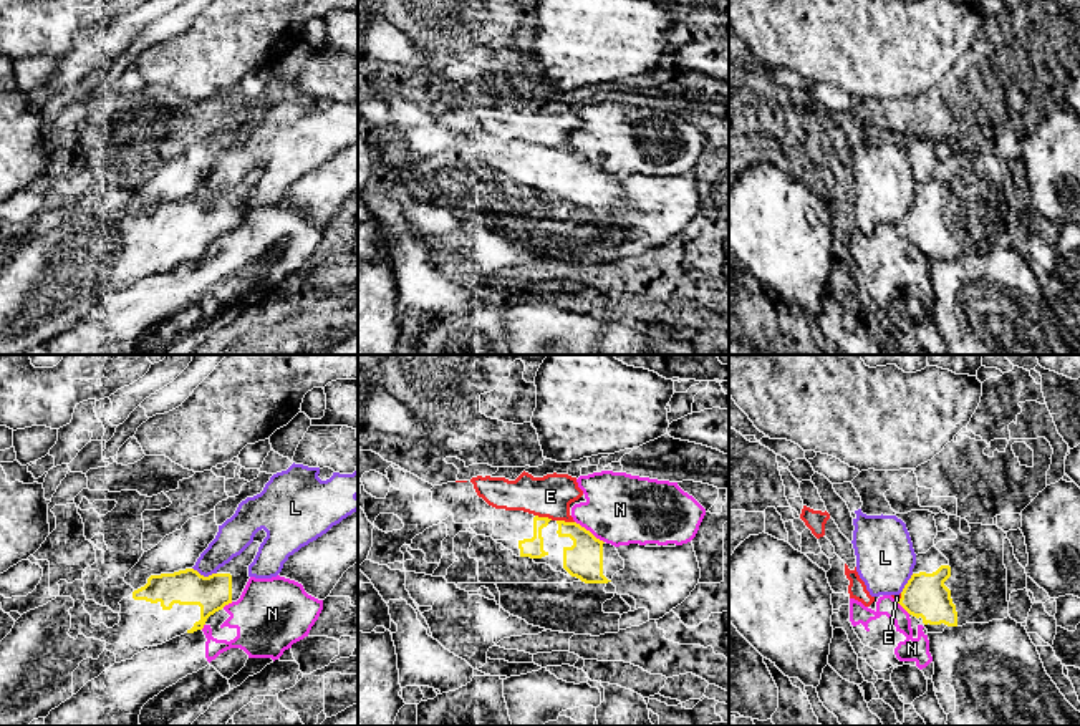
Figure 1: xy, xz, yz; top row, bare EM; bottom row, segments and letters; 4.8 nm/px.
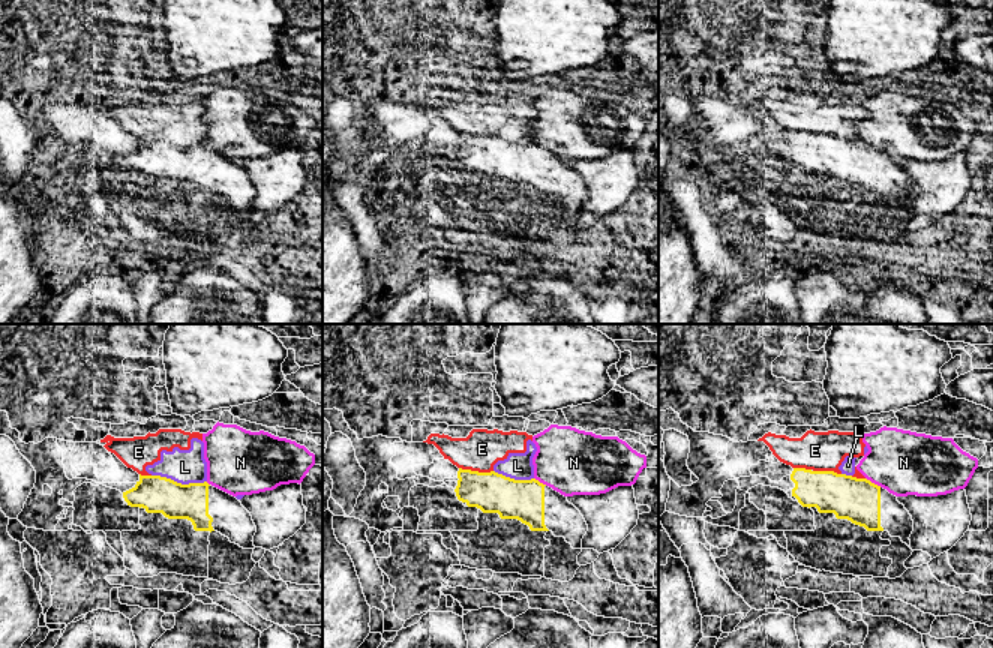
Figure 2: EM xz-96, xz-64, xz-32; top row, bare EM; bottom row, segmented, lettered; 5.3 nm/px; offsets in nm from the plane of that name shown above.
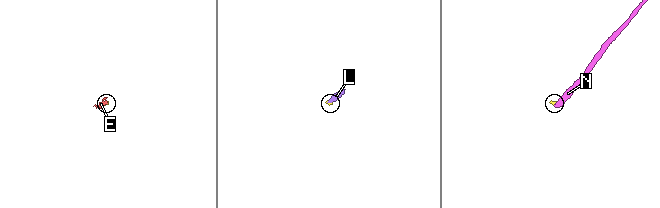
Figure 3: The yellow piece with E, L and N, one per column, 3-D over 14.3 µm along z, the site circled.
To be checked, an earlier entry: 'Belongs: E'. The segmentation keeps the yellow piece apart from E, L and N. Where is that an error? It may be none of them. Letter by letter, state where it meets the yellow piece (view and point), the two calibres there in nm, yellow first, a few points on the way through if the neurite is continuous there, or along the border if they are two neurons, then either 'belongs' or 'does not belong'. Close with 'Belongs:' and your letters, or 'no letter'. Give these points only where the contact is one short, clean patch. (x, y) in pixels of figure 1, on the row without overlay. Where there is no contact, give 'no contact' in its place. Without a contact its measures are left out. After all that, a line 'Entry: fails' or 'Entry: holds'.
E: contact xz (564, 150); calibres 180 and 200 nm; border xz (557, 148), (573, 151); does not belong
L: contact xy (202, 204); calibres 180 and 170 nm; border xy (192, 196), (204, 204), (216, 203); does not belong
N: contact xz (588, 159); calibres 180 and 340 nm; border xz (575, 150), (603, 171); does not belong
Belongs: no letter
Entry: fails

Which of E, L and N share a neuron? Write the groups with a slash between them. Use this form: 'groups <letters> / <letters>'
groups E L / N

